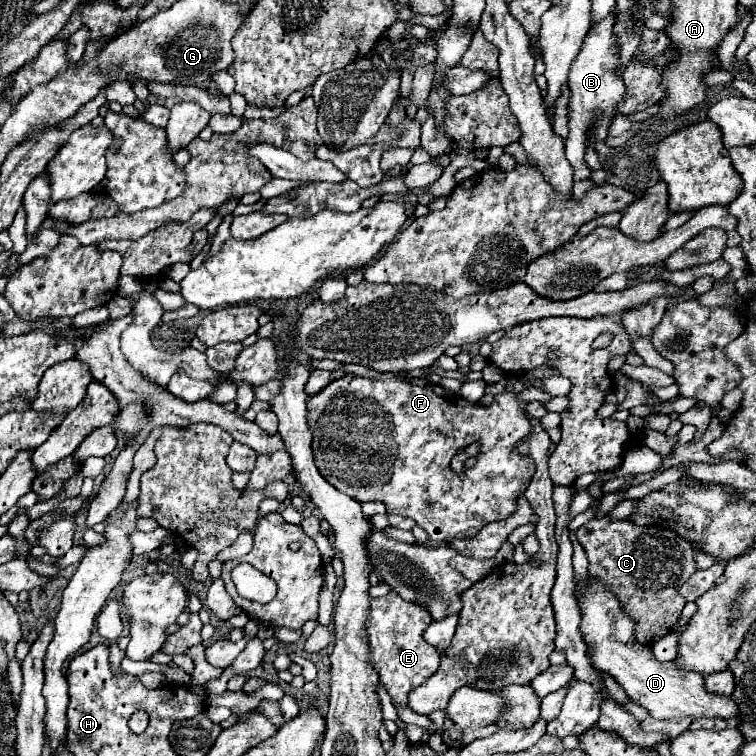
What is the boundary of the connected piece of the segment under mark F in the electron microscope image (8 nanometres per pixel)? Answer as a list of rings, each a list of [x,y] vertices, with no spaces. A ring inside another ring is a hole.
[[[386,373],[382,379],[376,377],[358,377],[358,375],[344,375],[336,381],[332,381],[326,389],[322,389],[322,393],[314,395],[308,399],[310,405],[310,429],[314,433],[314,441],[312,441],[312,449],[314,449],[314,461],[318,463],[318,469],[322,473],[322,477],[326,477],[326,481],[330,481],[338,491],[342,493],[350,493],[350,497],[354,497],[356,501],[382,501],[386,505],[386,509],[390,513],[402,515],[402,517],[410,517],[414,519],[430,537],[430,541],[434,543],[442,543],[442,541],[450,541],[454,537],[472,537],[476,535],[486,523],[494,521],[494,519],[502,519],[508,517],[514,511],[516,499],[524,493],[526,485],[530,483],[530,477],[534,475],[534,461],[528,455],[518,455],[514,453],[514,443],[520,441],[522,437],[526,437],[530,433],[530,419],[526,415],[526,401],[520,399],[518,393],[514,391],[502,391],[500,395],[494,397],[494,403],[490,407],[482,407],[482,405],[474,405],[470,401],[466,401],[464,397],[460,399],[456,393],[450,393],[448,389],[444,389],[442,385],[434,385],[428,379],[404,379],[404,377],[396,377],[392,373]],[[472,439],[492,439],[490,441],[482,441],[482,449],[478,455],[478,463],[476,467],[466,469],[464,473],[456,475],[450,469],[450,459],[456,455],[456,451],[464,445],[468,445]]]

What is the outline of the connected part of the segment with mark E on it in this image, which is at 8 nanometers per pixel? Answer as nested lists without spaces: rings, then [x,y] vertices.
[[[394,591],[390,597],[370,601],[368,637],[372,647],[372,663],[380,675],[380,683],[386,687],[390,699],[398,705],[406,703],[408,693],[430,679],[440,667],[440,653],[432,645],[422,641],[424,629],[432,623],[430,613],[418,605],[402,601]]]

